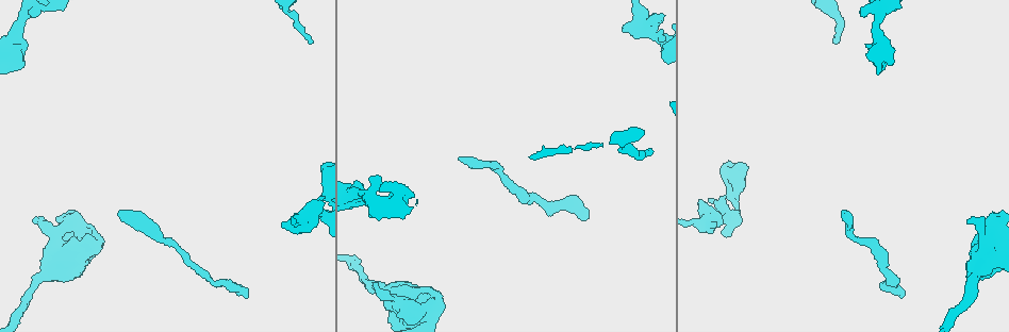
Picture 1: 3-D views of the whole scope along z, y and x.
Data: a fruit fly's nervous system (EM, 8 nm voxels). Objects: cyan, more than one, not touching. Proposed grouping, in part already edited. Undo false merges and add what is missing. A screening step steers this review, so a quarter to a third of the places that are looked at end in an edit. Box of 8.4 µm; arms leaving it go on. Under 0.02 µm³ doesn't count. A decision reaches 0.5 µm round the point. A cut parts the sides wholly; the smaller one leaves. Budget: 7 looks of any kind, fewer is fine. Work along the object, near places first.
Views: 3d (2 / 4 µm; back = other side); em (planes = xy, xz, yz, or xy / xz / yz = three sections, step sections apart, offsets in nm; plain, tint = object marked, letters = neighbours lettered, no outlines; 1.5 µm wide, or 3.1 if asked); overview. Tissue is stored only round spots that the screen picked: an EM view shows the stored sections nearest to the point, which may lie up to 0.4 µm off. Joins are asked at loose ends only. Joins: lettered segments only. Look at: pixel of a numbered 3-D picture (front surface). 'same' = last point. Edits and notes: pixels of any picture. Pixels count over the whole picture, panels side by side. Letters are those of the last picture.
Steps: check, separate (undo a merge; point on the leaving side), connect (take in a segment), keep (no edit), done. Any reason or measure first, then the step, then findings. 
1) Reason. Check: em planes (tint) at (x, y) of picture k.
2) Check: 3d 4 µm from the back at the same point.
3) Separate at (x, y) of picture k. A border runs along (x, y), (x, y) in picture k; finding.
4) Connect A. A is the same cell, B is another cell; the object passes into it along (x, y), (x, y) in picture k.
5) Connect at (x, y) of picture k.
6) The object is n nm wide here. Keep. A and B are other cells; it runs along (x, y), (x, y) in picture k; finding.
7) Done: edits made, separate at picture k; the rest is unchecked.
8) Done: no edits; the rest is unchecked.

Branch stops here. Check: 3d 2 µm from the back at (588, 216) of picture 1.

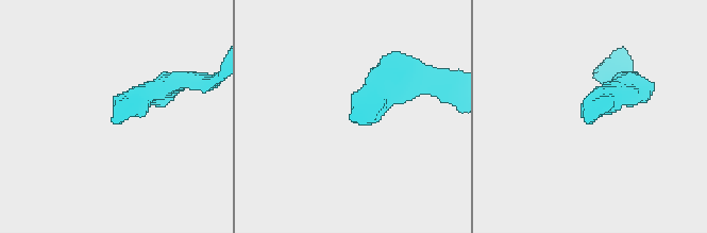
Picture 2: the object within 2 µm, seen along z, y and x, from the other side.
Check: em yz step 4 (letters) at (350, 119) of picture 2.

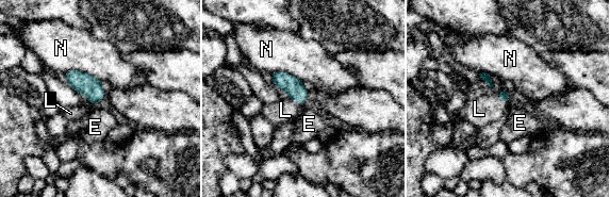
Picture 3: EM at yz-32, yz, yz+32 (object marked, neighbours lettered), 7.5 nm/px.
Check: em planes (letters) at the same point.

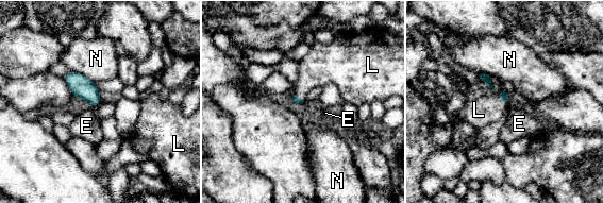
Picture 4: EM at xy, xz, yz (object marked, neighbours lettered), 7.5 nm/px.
Connect L. L is the same cell, E and N are other cells; the neuron continues.

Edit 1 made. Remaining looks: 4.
See it whole again. Check: overview.

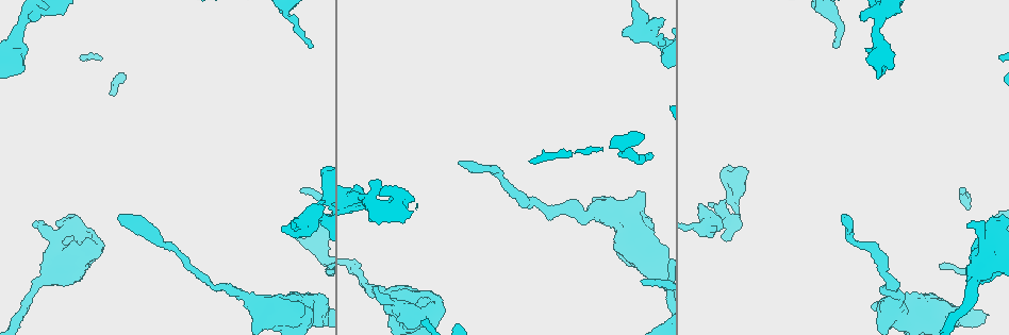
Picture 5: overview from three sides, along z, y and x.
Sharp bend. Check: 3d 2 µm at (709, 221) of picture 5.

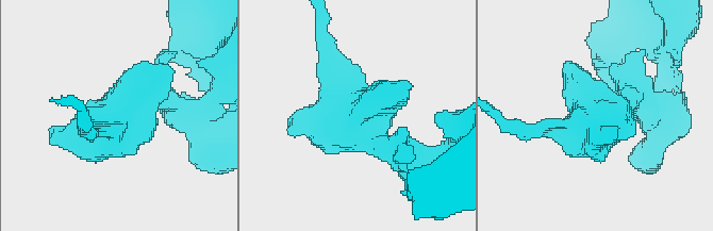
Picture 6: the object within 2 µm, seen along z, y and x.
Need the tissue. Check: em planes (tint) at (121, 119) of picture 6.

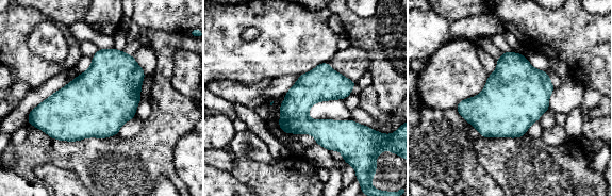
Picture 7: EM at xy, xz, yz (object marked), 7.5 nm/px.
Check: em planes (letters) at the same point.

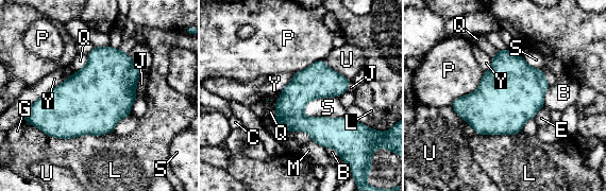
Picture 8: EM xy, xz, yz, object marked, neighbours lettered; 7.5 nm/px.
The object is 480 nm wide here; the longest contact is with L, 650 nm. Keep. B, C, E, G, J, L, M, P, Q, S, U and Y are other cells; one neuron here.

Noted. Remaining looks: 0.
Done: edits made, connect at picture 4; the rest is unchecked.

